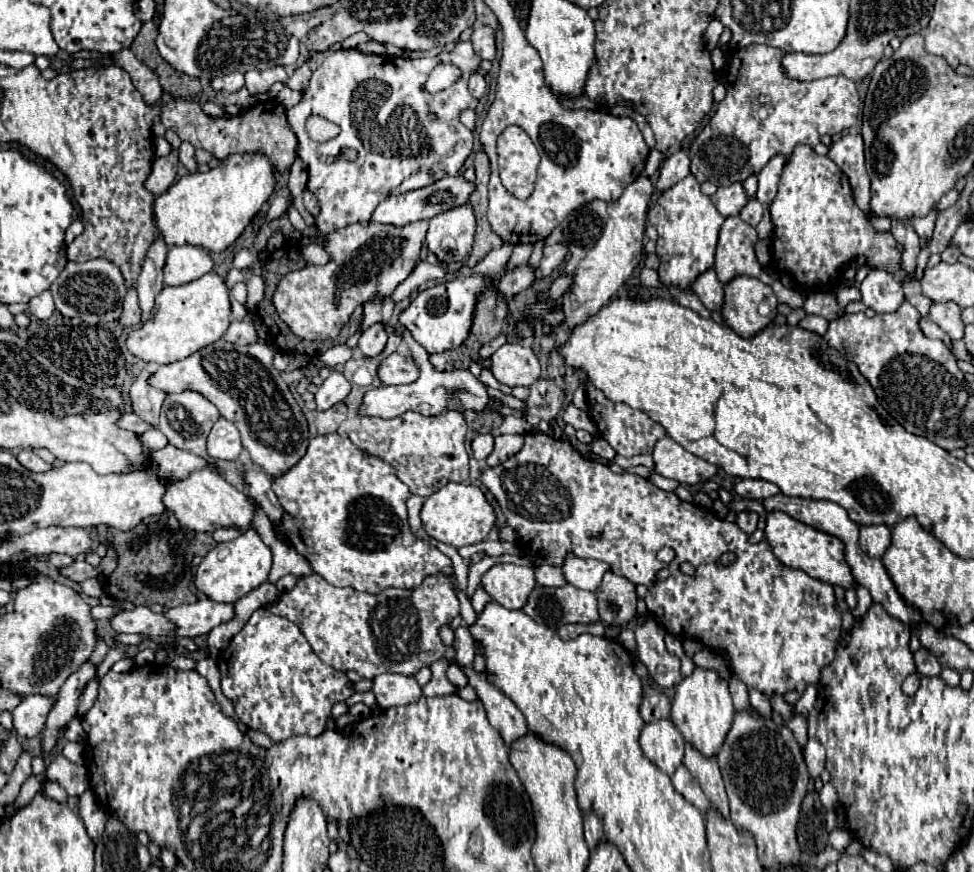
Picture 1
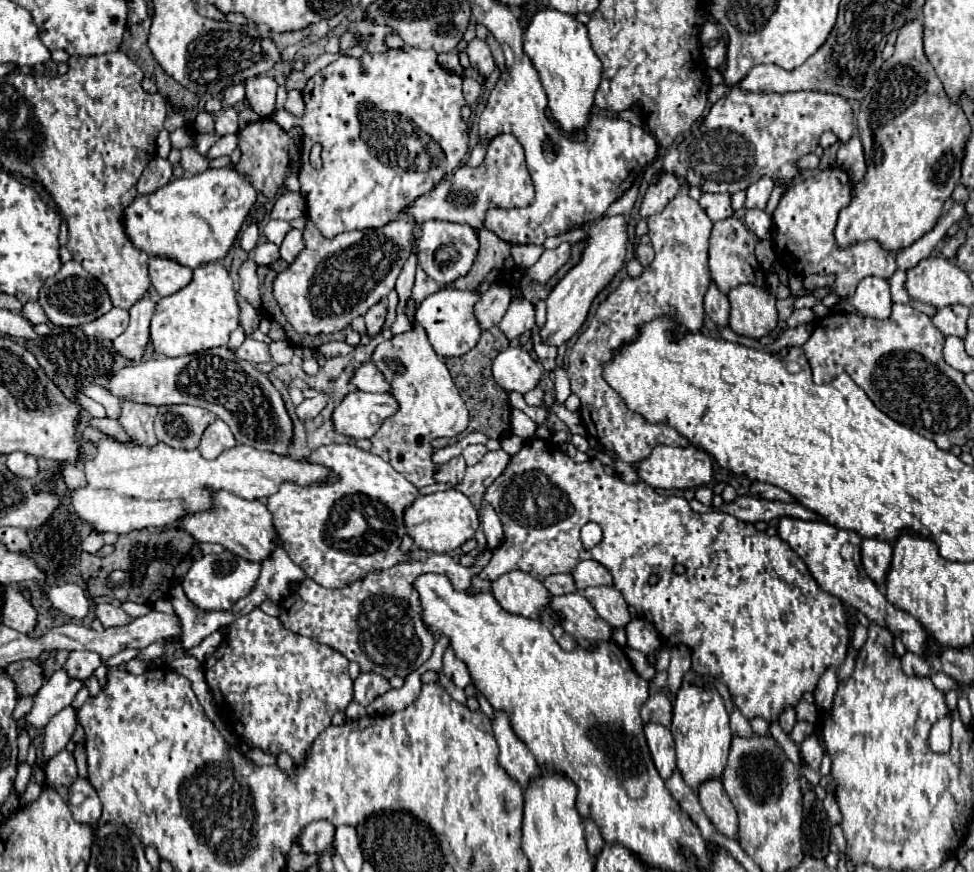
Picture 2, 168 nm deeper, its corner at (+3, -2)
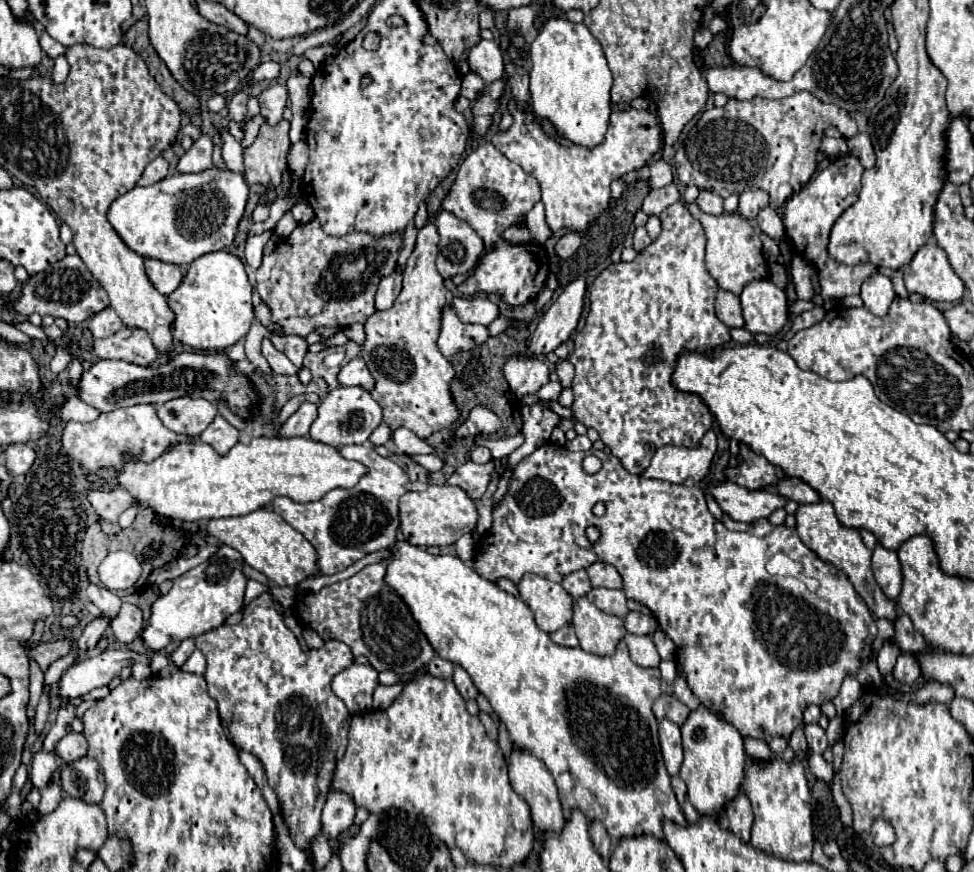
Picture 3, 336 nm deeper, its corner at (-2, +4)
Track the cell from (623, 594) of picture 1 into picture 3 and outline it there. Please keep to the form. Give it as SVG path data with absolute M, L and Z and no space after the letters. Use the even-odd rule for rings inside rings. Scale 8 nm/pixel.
M593 588L587 598L605 614L615 614L623 618L629 608L627 608L627 598L623 590L611 590L611 588Z

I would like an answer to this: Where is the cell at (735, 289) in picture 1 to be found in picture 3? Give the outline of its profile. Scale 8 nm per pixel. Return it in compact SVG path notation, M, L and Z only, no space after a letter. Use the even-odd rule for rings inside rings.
M753 280L747 284L741 304L745 328L753 334L777 334L789 318L787 296L771 280Z

